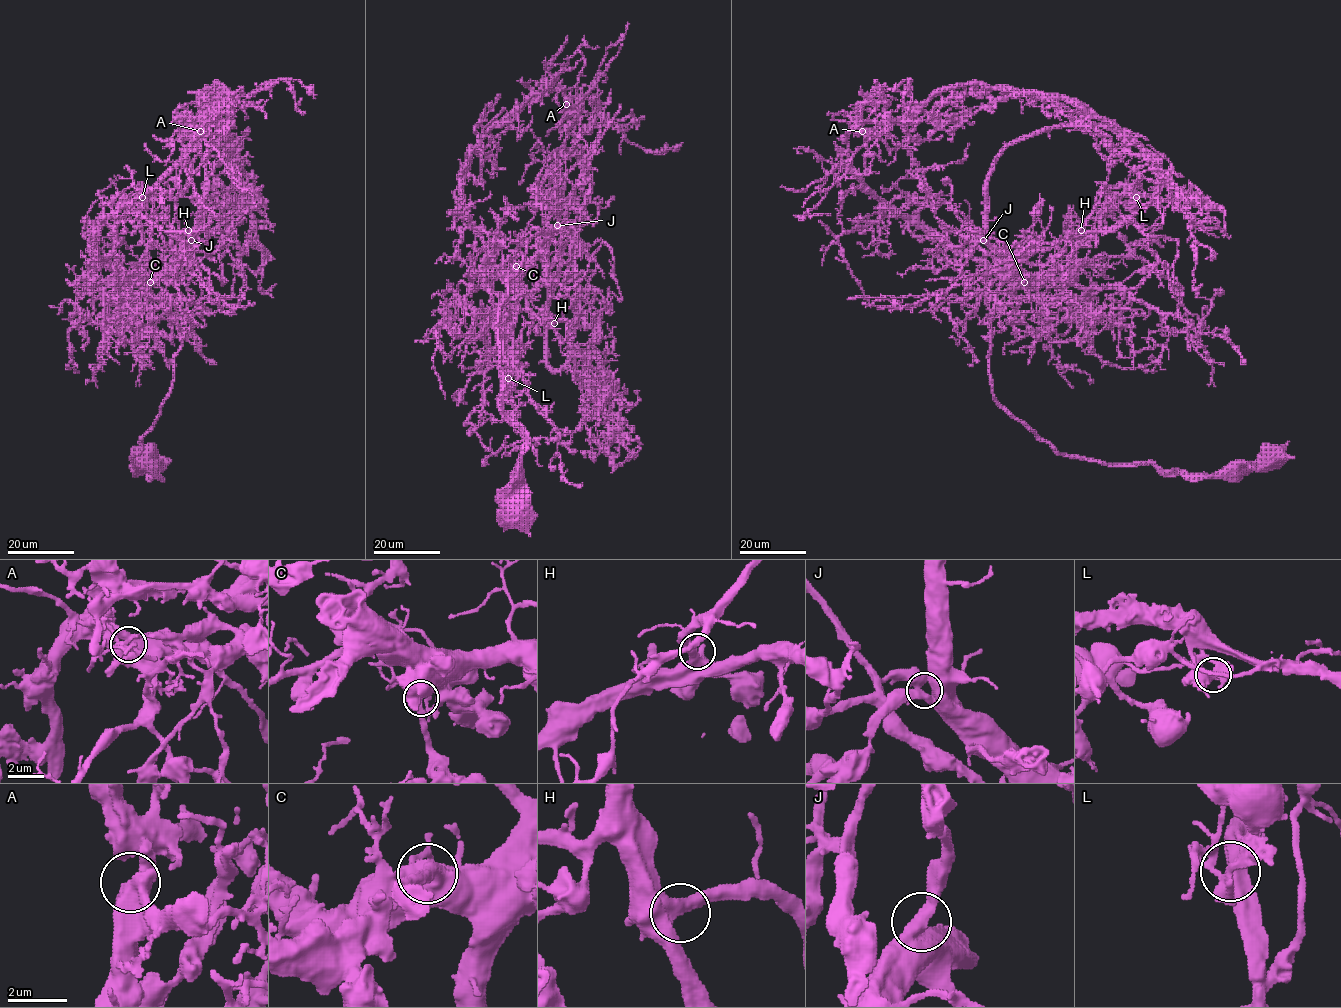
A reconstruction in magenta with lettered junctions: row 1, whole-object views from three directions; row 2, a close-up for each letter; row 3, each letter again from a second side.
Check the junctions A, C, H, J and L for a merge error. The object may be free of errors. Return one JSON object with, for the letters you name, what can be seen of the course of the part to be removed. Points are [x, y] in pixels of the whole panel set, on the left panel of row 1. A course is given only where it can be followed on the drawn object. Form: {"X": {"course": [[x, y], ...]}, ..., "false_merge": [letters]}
{"L": {"course": [[142, 197], [141, 187], [137, 191], [136, 205], [145, 240]]}, "false_merge": ["L"]}

